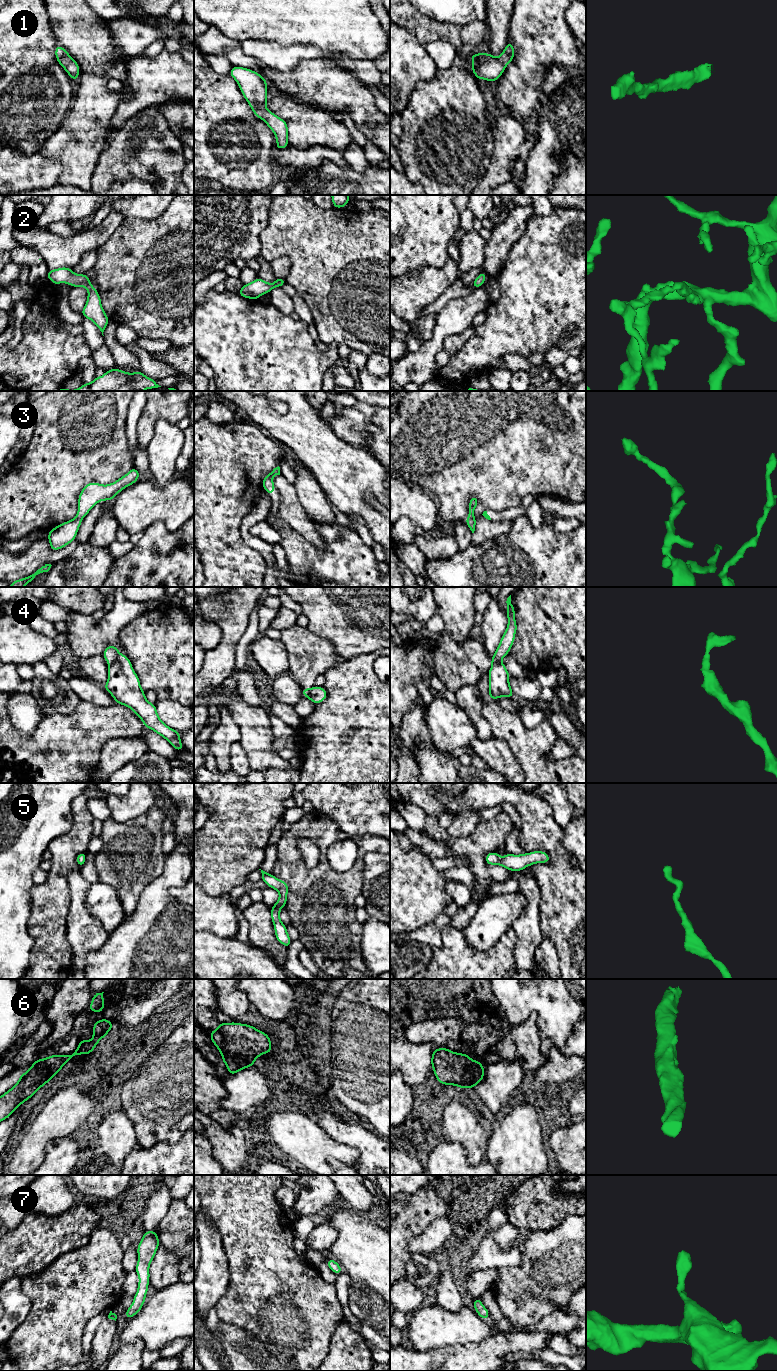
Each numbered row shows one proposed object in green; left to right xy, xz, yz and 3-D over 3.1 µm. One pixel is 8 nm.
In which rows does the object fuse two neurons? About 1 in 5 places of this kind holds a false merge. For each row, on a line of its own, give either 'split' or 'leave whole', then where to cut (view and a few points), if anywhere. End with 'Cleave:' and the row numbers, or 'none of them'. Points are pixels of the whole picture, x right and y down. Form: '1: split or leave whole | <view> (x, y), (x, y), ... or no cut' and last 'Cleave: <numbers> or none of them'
1: leave whole | no cut
2: leave whole | no cut
3: leave whole | no cut
4: split | xy (120, 654), (109, 665)
5: leave whole | no cut
6: leave whole | no cut
7: leave whole | no cut
Cleave: 4

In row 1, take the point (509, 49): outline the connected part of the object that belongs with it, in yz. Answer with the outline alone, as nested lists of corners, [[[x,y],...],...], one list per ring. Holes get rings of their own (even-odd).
[[[511,41],[505,46],[499,57],[493,57],[491,53],[477,53],[470,56],[472,72],[479,79],[489,82],[498,80],[505,71],[506,66],[513,61],[515,50]]]

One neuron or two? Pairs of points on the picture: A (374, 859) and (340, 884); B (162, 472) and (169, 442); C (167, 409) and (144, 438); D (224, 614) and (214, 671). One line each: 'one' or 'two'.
A: two
B: one
C: one
D: one

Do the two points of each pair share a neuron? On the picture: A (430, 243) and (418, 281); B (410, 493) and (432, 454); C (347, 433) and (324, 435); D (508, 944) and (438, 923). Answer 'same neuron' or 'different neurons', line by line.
A: different neurons
B: different neurons
C: different neurons
D: different neurons

